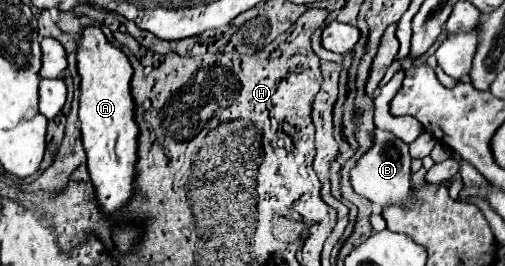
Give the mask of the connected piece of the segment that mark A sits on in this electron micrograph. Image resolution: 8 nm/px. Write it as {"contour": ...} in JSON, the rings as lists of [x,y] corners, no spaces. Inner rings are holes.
{"contour":[[[85,27],[77,41],[77,73],[81,77],[79,121],[89,175],[97,189],[97,201],[103,213],[113,215],[133,199],[139,135],[129,87],[133,67],[125,53],[105,39],[99,27]]]}

